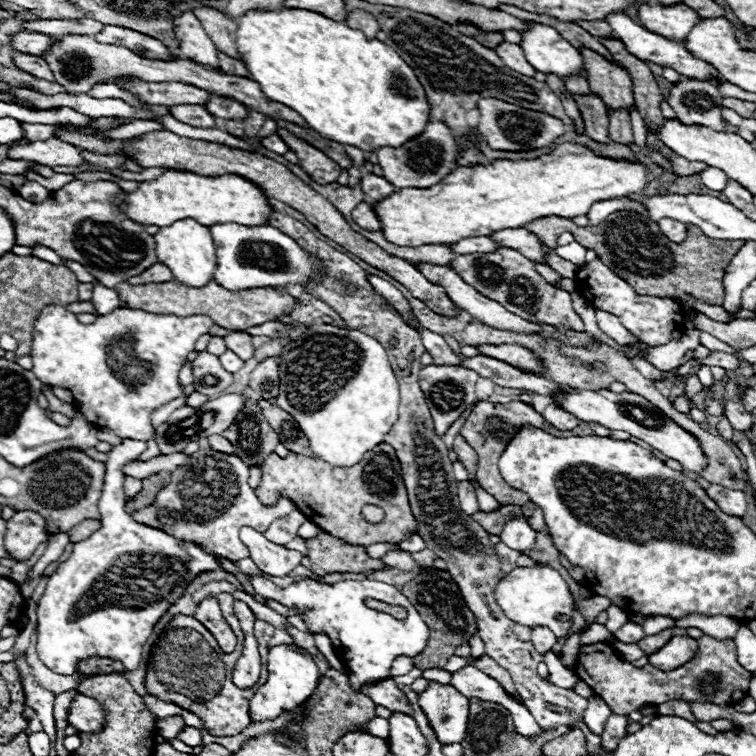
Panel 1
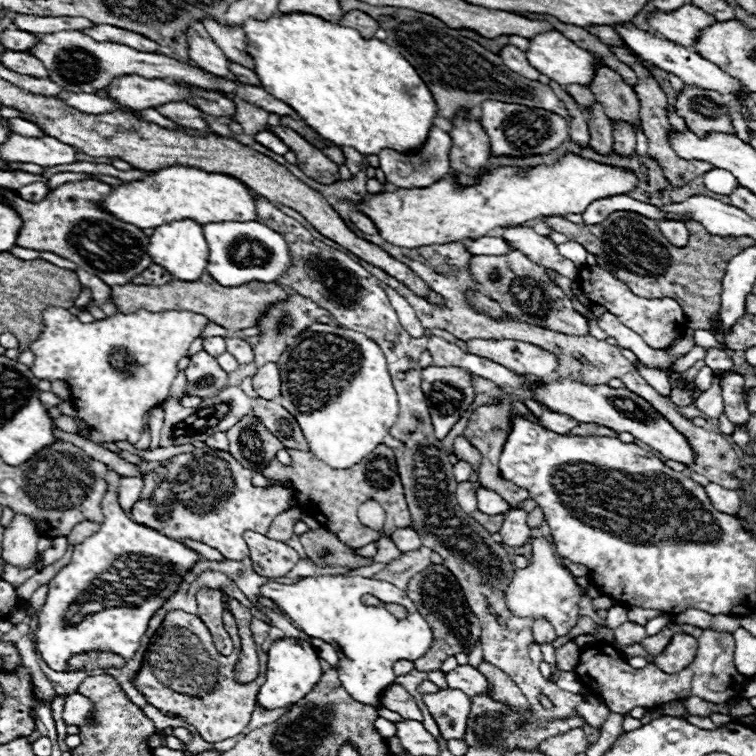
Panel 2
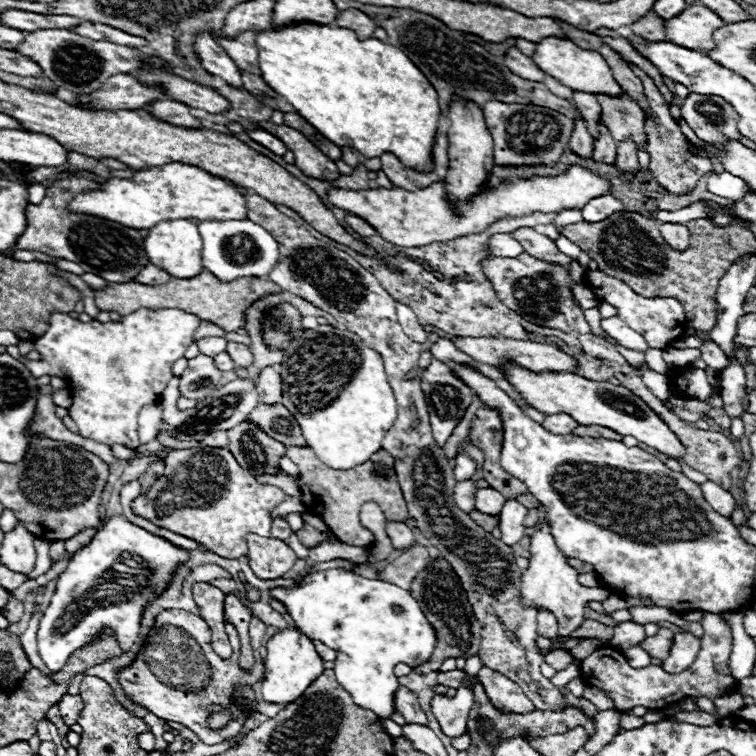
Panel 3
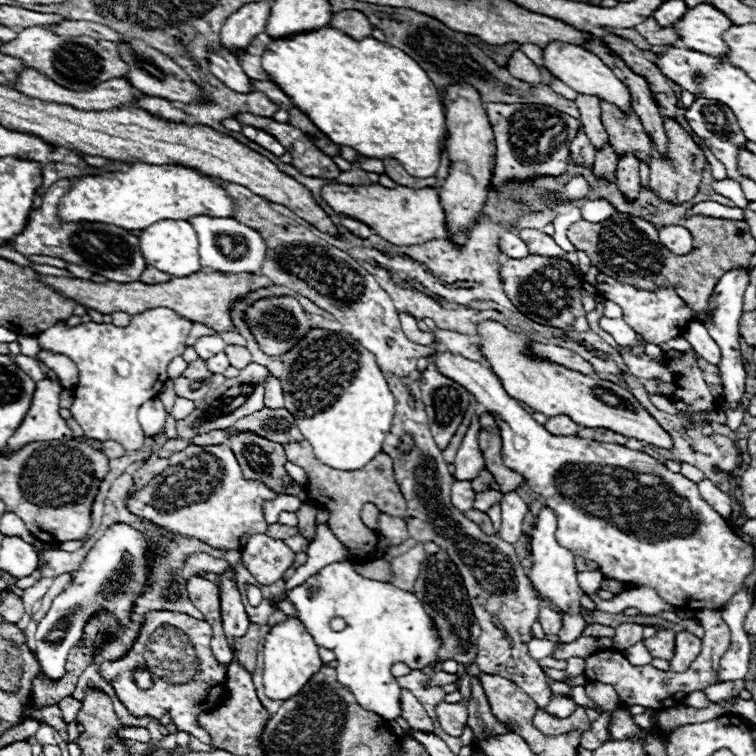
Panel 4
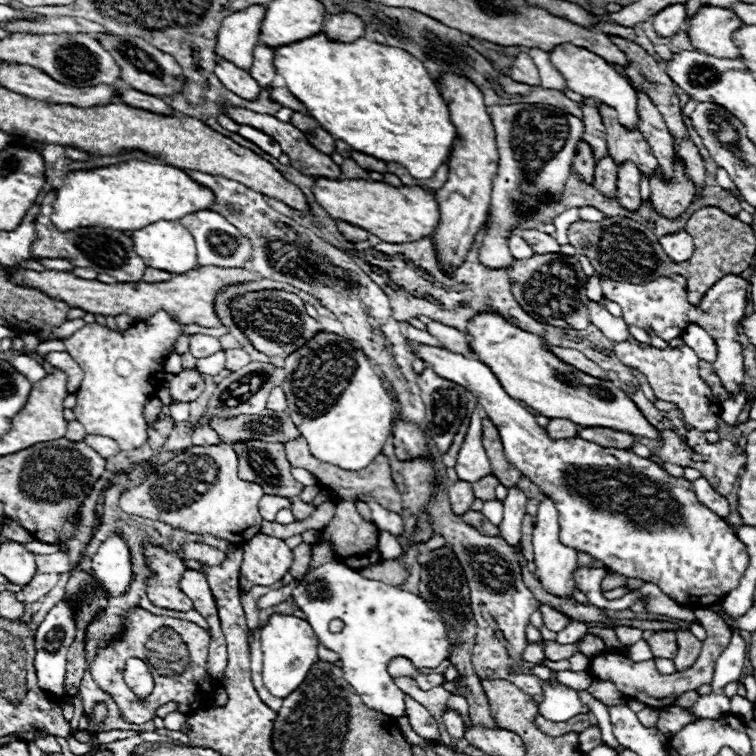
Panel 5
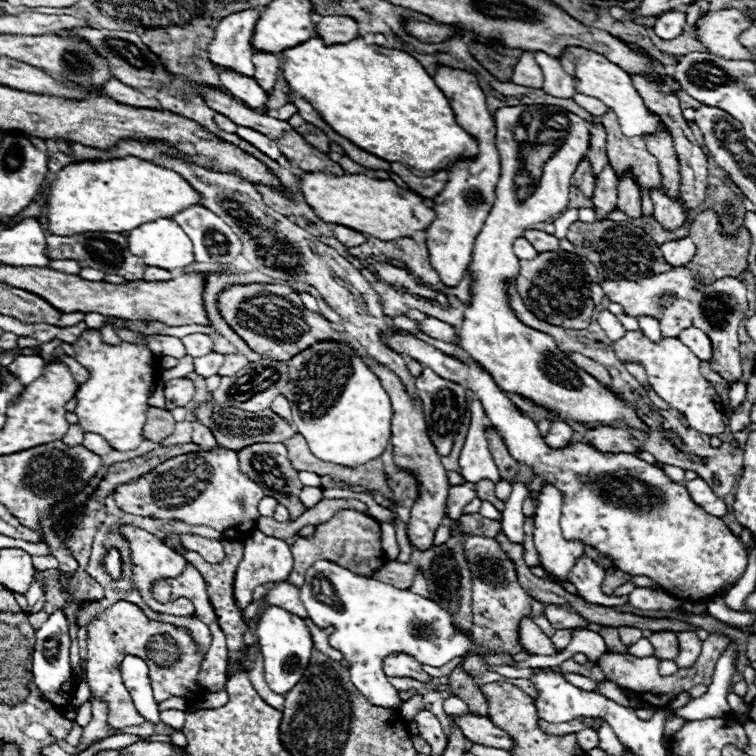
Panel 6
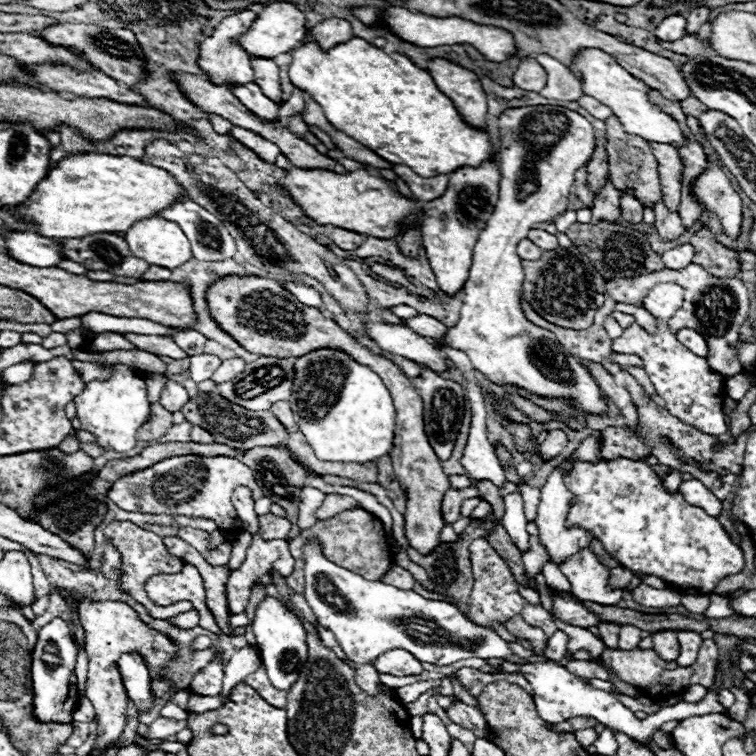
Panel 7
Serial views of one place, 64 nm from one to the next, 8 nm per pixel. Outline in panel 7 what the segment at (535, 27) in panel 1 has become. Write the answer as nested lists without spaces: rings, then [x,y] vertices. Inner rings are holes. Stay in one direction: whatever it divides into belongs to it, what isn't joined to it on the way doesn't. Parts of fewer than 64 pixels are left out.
[[[578,50],[572,64],[568,66],[570,72],[574,72],[574,76],[578,76],[582,80],[582,90],[586,96],[596,98],[598,102],[606,104],[608,108],[612,108],[614,116],[618,116],[622,128],[628,134],[634,136],[642,136],[644,140],[652,140],[652,142],[666,142],[672,146],[682,146],[684,144],[684,136],[678,128],[678,124],[664,112],[660,112],[656,106],[652,106],[646,98],[648,86],[634,78],[630,72],[626,72],[620,64],[616,64],[616,60],[602,52],[602,50]]]

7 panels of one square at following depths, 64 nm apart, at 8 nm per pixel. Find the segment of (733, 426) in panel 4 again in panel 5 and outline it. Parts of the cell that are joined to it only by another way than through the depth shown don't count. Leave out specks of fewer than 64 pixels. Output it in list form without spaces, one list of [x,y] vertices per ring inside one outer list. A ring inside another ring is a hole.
[[[740,392],[736,398],[730,398],[730,400],[720,402],[720,418],[722,418],[726,424],[734,426],[736,420],[738,420],[738,416],[740,416],[740,412],[742,412],[742,408],[744,408],[744,404],[746,404],[744,392]]]

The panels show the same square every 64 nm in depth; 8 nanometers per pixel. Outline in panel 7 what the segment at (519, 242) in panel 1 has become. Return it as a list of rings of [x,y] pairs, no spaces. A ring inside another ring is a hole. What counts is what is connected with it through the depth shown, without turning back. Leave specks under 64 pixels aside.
[[[530,230],[528,238],[542,250],[550,250],[550,248],[558,248],[558,240],[554,234],[548,234],[544,230]]]

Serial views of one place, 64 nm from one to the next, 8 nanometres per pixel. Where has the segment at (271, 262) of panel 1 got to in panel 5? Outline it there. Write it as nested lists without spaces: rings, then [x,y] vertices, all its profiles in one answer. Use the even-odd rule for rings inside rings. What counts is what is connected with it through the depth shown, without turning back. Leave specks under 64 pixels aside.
[[[200,210],[194,214],[188,214],[180,220],[194,232],[194,240],[198,240],[198,264],[200,266],[218,266],[218,268],[244,268],[246,262],[250,262],[252,256],[252,244],[248,238],[242,236],[242,232],[232,226],[224,216],[210,212],[210,210]]]

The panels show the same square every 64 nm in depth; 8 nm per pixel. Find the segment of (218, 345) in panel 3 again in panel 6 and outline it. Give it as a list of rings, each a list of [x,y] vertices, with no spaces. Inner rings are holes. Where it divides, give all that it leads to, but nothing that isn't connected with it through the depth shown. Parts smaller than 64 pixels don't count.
[[[190,334],[190,336],[184,336],[182,342],[186,346],[186,352],[194,358],[206,356],[208,352],[212,352],[212,346],[214,346],[212,338],[206,334]]]

